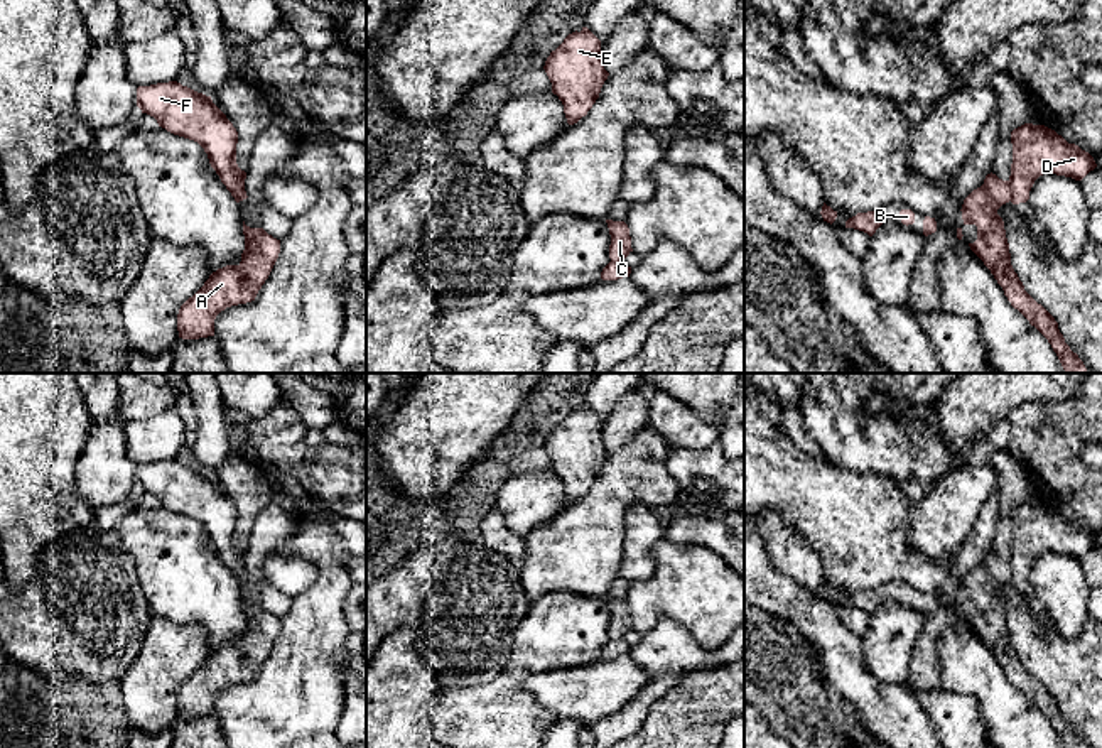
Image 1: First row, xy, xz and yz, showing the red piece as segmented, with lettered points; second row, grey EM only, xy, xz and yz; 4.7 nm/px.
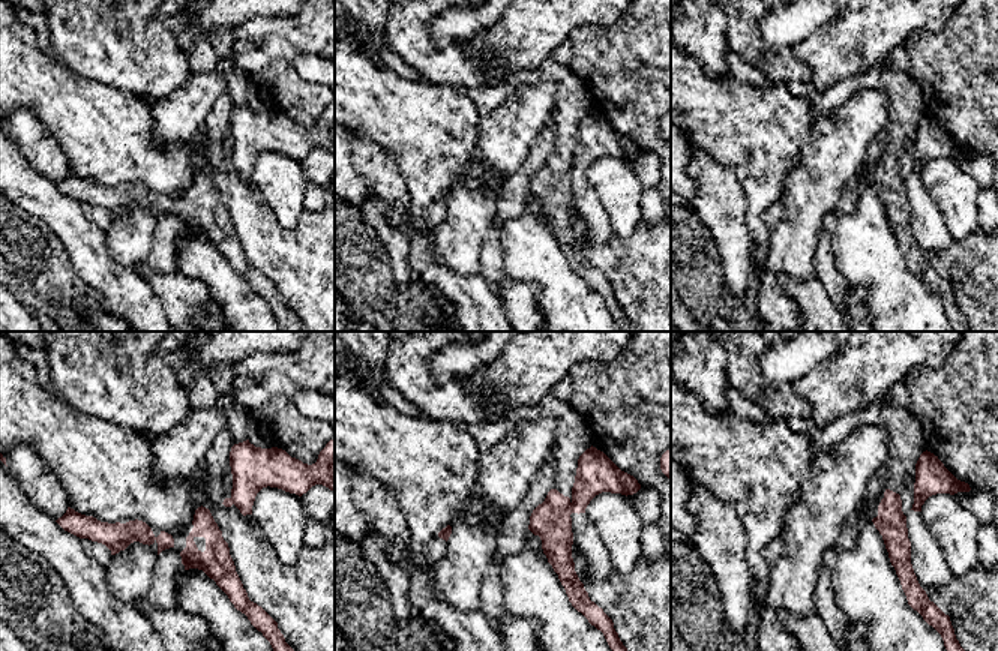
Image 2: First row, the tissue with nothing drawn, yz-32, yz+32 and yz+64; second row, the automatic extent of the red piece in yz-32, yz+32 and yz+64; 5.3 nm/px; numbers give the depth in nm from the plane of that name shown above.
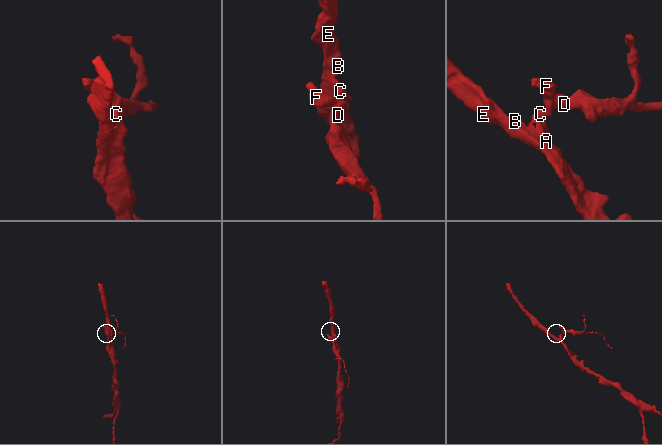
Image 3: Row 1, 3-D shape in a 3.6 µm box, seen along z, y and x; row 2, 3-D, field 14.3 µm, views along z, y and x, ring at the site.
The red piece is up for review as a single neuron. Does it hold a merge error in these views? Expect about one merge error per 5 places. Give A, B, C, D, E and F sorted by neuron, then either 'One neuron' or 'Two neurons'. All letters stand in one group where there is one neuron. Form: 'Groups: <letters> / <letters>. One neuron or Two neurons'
Groups: A B C E / D F. Two neurons

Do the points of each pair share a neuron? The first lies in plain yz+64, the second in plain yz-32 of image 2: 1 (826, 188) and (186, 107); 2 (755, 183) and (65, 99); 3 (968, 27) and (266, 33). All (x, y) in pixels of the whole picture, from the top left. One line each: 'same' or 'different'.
1: same
2: same
3: same

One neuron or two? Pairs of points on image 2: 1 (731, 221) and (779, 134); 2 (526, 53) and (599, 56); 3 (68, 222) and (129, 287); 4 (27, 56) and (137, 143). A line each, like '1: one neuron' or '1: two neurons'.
1: two neurons
2: two neurons
3: one neuron
4: one neuron

